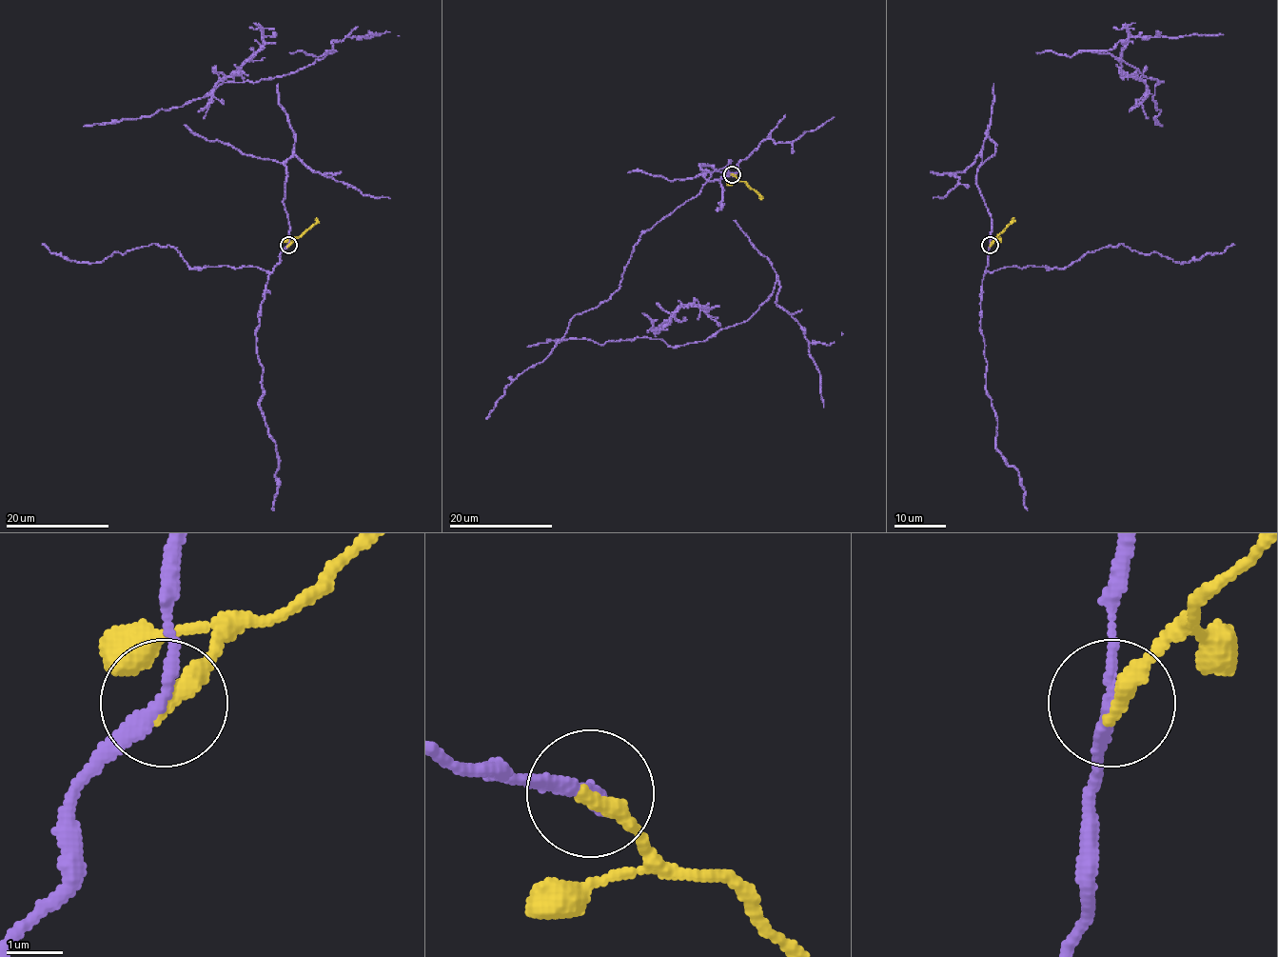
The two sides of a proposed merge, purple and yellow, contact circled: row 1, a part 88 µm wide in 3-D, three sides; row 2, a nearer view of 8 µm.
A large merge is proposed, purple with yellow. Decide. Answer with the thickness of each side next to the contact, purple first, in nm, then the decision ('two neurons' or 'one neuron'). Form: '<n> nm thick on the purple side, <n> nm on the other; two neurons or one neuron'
240 nm thick on the purple side, 360 nm on the other; two neurons

